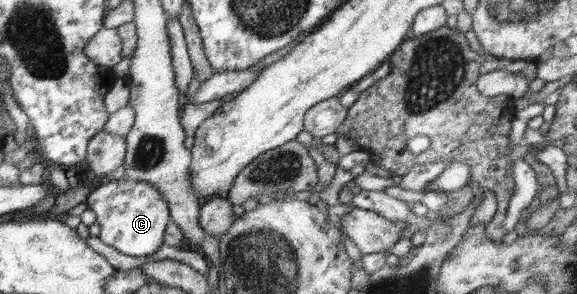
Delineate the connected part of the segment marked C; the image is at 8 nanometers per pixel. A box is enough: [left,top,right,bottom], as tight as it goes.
[86,179,170,257]

